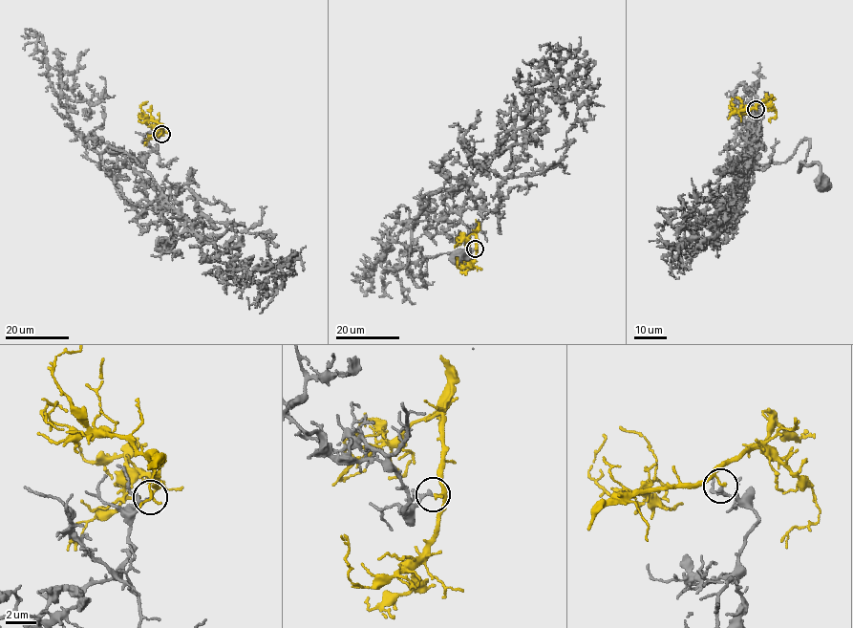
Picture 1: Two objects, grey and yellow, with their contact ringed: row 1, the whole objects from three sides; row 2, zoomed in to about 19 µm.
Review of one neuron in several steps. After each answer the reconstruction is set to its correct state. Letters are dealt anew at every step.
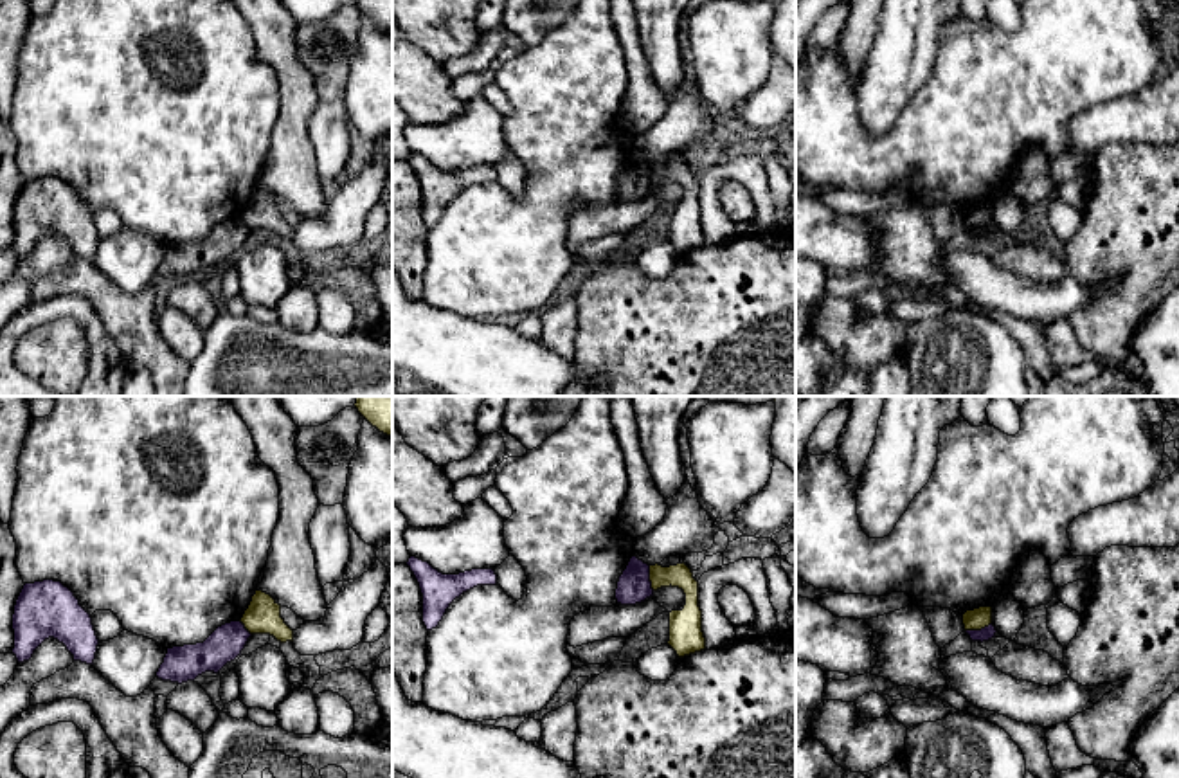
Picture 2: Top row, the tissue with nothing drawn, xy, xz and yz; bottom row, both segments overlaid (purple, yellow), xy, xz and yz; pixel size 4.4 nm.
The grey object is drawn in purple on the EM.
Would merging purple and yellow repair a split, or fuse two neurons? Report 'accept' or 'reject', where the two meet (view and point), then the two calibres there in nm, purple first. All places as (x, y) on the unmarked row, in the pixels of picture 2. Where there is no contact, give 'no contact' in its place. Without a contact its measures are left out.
reject; meets purple in yz at (978, 227); 60 nm thick on the purple side, 100 nm on the other

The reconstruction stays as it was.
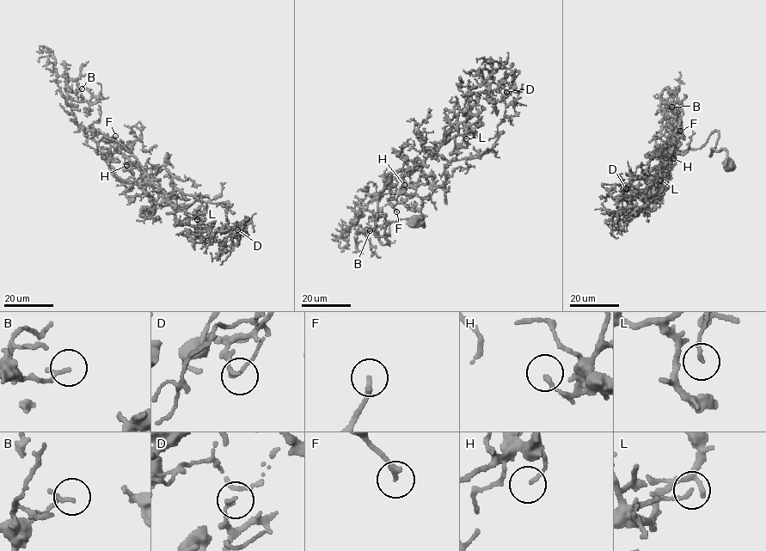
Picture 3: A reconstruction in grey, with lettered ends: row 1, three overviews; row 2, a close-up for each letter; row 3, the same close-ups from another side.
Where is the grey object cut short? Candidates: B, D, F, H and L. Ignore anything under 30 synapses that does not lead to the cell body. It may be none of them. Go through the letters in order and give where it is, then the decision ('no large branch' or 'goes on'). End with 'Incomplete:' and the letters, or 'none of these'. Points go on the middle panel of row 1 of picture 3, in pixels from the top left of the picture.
B: at (370, 230); no large branch
D: at (506, 92); no large branch
F: at (396, 211); goes on
H: at (404, 185); no large branch
L: at (466, 138); no large branch
Incomplete: F

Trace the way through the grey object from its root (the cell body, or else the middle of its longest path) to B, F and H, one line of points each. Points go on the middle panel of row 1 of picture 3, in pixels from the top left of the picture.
B: (413, 222), (424, 227), (389, 222), (382, 244), (373, 199), (355, 224), (370, 230)
F: (413, 222), (424, 227), (389, 222), (382, 244), (373, 229), (379, 196), (398, 194), (396, 211)
H: (413, 222), (424, 227), (417, 218), (389, 222), (389, 245), (374, 232), (379, 196), (403, 192), (404, 185)

